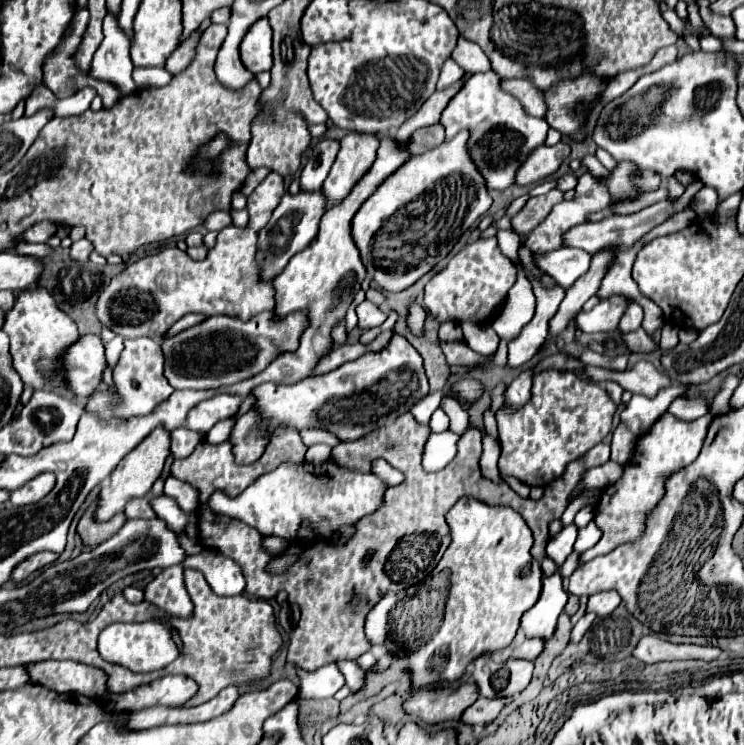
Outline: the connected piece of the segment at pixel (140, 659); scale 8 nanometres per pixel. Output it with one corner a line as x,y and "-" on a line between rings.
133,622
133,624
111,624
98,637
99,654
108,662
122,665
133,672
147,673
165,668
177,658
177,644
171,632
159,622

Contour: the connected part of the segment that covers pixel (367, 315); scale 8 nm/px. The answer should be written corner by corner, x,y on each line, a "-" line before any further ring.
363,300
359,306
357,306
357,316
359,316
359,328
361,330
369,330
369,328
375,328
375,326
381,326
387,318
387,314
373,302
369,300

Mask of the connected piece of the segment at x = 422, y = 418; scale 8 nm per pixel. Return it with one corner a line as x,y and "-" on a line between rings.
433,392
433,394
427,394
421,402
417,402
413,408
411,408
411,414
417,418
417,422
421,424
429,424
429,418
431,414
439,408
439,402
441,402
441,392

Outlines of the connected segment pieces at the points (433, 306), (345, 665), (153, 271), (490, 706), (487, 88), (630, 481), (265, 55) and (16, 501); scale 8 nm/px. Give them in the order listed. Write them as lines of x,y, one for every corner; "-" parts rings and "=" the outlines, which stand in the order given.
497,238
475,240
473,244
467,244
457,256
453,256
449,264
429,280
429,284
425,286
423,304
427,314
439,324
443,322
487,324
497,316
515,280
517,268
505,254
501,254
=
339,660
337,666
341,666
341,674
345,676
345,682
351,690
359,690
361,684
363,684
363,676
365,676
365,670
361,670
355,662
349,662
349,660
=
269,172
269,176
253,190
253,194
247,198
247,210
249,210
249,226
247,228
237,228
237,226
227,226
217,234
217,244
213,250
209,250
205,260
191,260
187,252
179,248
165,248
157,254
143,256
137,262
129,264
121,274
117,274
107,288
103,288
99,300
97,300
97,316
99,320
111,328
115,334
123,338
137,338
137,336
151,336
159,338
163,332
167,332
179,318
185,314
197,312
205,316
215,316
215,314
225,314
241,320
253,318
253,314
273,310
273,284
271,282
261,282
259,278
259,266
255,264
255,252
257,252
257,230
263,228
269,218
273,208
281,202
285,194
285,180
277,172
=
477,698
475,704
471,704
463,716
461,716
461,722
467,724
467,726
485,726
485,724
491,724
497,714
501,712
503,704
507,702
507,698
495,698
495,700
489,700
489,698
=
491,70
473,74
465,82
443,110
441,124
447,134
445,140
453,138
459,130
469,130
467,150
489,190
505,190
513,186
521,162
525,162
525,156
529,156
531,150
545,144
549,130
549,124
543,118
527,116
519,100
499,88
499,76
=
663,414
649,428
649,432
637,440
635,456
627,464
623,478
619,482
615,482
613,486
605,488
605,492
601,494
601,498
595,506
595,524
603,532
603,536
593,548
585,550
579,556
579,566
597,556
609,554
623,542
637,542
637,538
641,538
641,534
645,532
645,522
649,518
649,512
665,496
665,478
669,478
669,474
673,474
673,472
689,466
699,456
707,428
711,424
711,418
713,418
711,414
705,414
693,422
685,422
671,414
=
267,18
255,22
249,28
249,34
245,34
241,42
241,62
253,74
271,68
271,38
273,38
273,30
=
43,472
37,478
29,480
23,488
11,492
11,504
13,506
27,506
27,504
37,504
41,498
45,498
55,486
55,478
51,472

